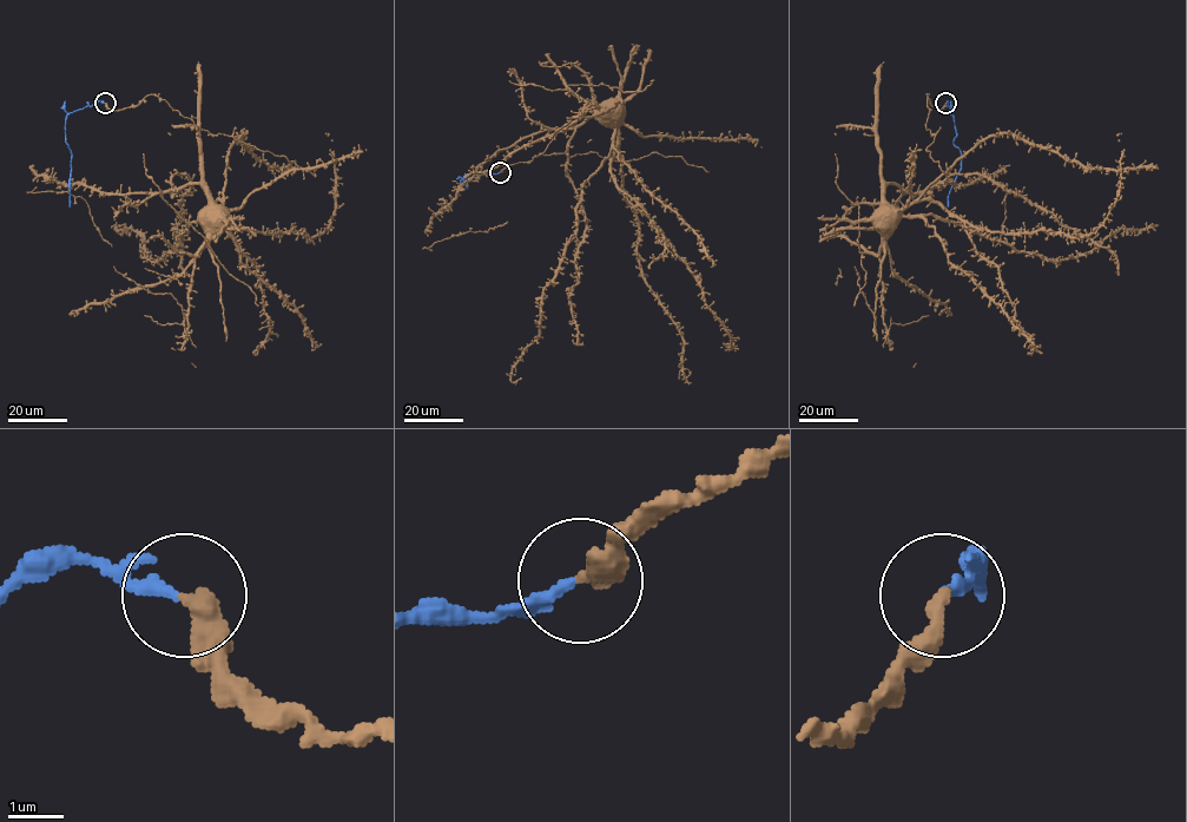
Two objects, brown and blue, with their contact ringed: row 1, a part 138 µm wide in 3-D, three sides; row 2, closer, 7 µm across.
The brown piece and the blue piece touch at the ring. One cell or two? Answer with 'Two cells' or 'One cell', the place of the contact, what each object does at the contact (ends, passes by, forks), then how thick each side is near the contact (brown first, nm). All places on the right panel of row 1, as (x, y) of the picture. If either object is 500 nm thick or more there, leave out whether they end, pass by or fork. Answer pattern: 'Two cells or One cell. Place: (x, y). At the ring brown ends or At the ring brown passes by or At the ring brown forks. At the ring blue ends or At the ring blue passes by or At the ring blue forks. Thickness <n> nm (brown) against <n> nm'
Two cells. Place: (945, 103). At the ring brown ends. At the ring blue ends. Thickness 360 nm (brown) against 220 nm

